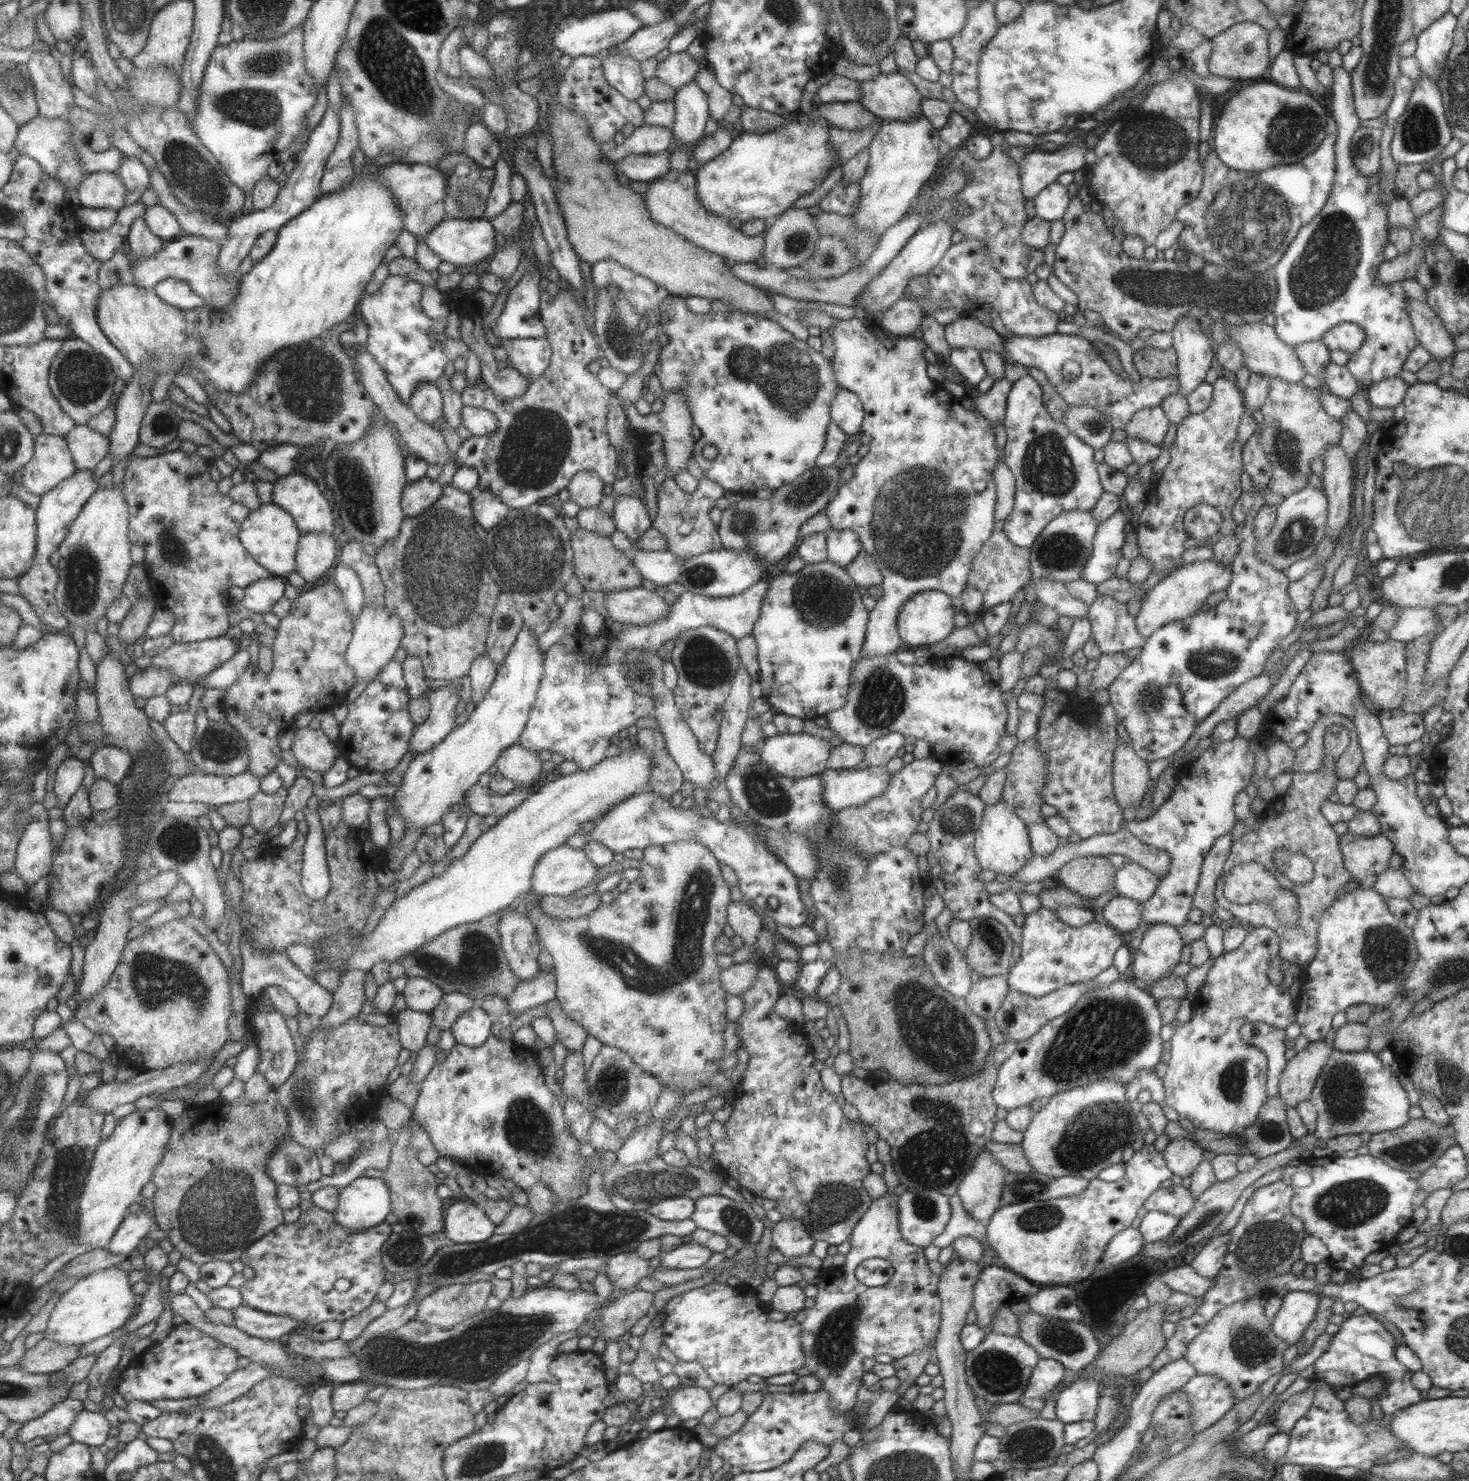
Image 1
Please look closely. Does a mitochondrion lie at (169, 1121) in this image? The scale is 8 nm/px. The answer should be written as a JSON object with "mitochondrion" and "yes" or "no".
{"mitochondrion":"no"}

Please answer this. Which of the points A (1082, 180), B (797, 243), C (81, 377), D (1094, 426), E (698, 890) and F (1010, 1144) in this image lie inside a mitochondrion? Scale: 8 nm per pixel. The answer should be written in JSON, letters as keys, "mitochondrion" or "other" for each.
{"A":"other","B":"mitochondrion","C":"mitochondrion","D":"mitochondrion","E":"mitochondrion","F":"other"}

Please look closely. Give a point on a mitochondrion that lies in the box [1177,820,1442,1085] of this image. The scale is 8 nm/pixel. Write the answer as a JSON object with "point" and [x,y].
{"point":[1385,951]}

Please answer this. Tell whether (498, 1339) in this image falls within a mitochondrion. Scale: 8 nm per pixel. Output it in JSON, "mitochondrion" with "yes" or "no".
{"mitochondrion":"yes"}

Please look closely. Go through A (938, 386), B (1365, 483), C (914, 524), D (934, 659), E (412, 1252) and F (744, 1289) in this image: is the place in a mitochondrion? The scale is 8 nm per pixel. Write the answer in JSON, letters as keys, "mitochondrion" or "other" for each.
{"A":"other","B":"other","C":"mitochondrion","D":"other","E":"mitochondrion","F":"other"}

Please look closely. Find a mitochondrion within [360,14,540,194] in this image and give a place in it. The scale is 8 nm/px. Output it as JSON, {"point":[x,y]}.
{"point":[505,66]}

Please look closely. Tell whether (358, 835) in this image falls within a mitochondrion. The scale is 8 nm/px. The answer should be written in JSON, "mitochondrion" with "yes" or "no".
{"mitochondrion":"no"}

